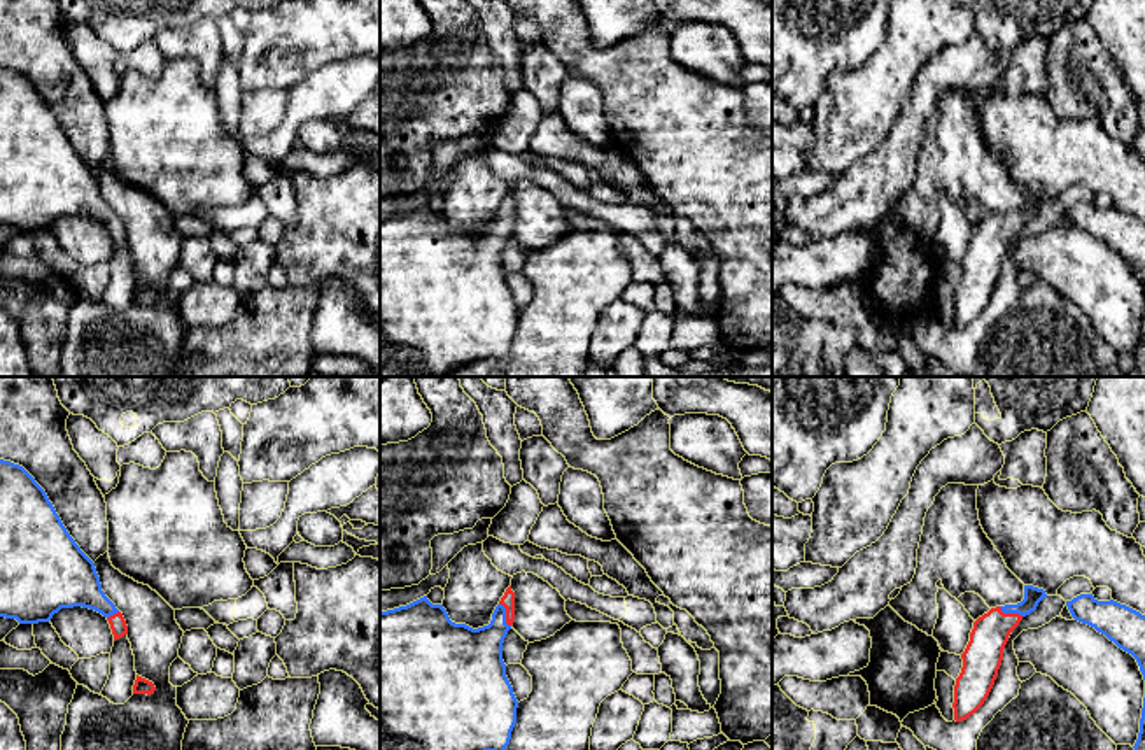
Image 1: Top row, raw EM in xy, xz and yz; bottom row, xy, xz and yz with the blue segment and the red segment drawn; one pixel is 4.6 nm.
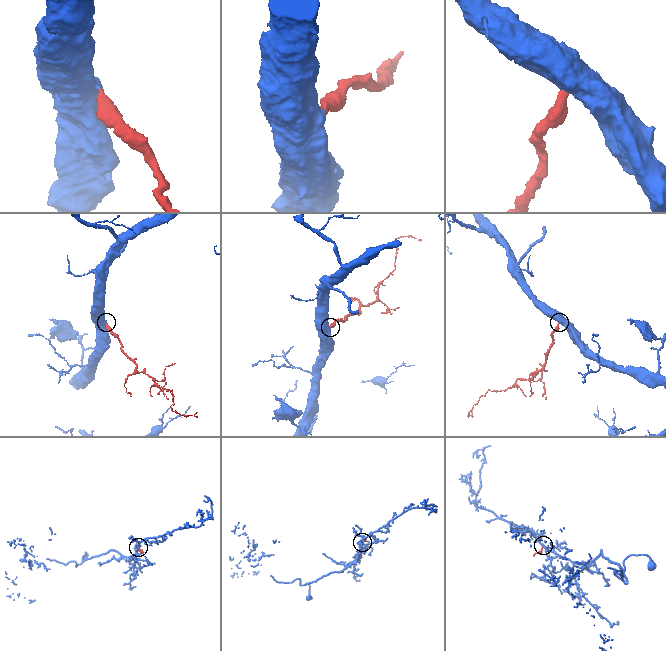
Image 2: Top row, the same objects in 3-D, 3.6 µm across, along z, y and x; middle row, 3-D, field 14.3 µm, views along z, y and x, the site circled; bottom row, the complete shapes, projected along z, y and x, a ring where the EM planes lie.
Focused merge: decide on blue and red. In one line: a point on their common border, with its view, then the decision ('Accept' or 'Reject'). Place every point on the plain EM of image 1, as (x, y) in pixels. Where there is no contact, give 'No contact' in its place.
Touches blue at xz (505, 223). Accept

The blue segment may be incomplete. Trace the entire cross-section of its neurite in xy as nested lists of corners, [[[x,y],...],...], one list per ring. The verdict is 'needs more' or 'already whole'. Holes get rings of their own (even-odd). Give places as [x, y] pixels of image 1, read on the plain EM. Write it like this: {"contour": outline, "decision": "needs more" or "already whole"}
{"contour": [[[0,67],[0,224],[39,231],[74,214],[102,221],[114,249],[128,242],[123,221],[102,198],[95,170],[70,144],[46,98],[23,74]]], "decision": "needs more"}

